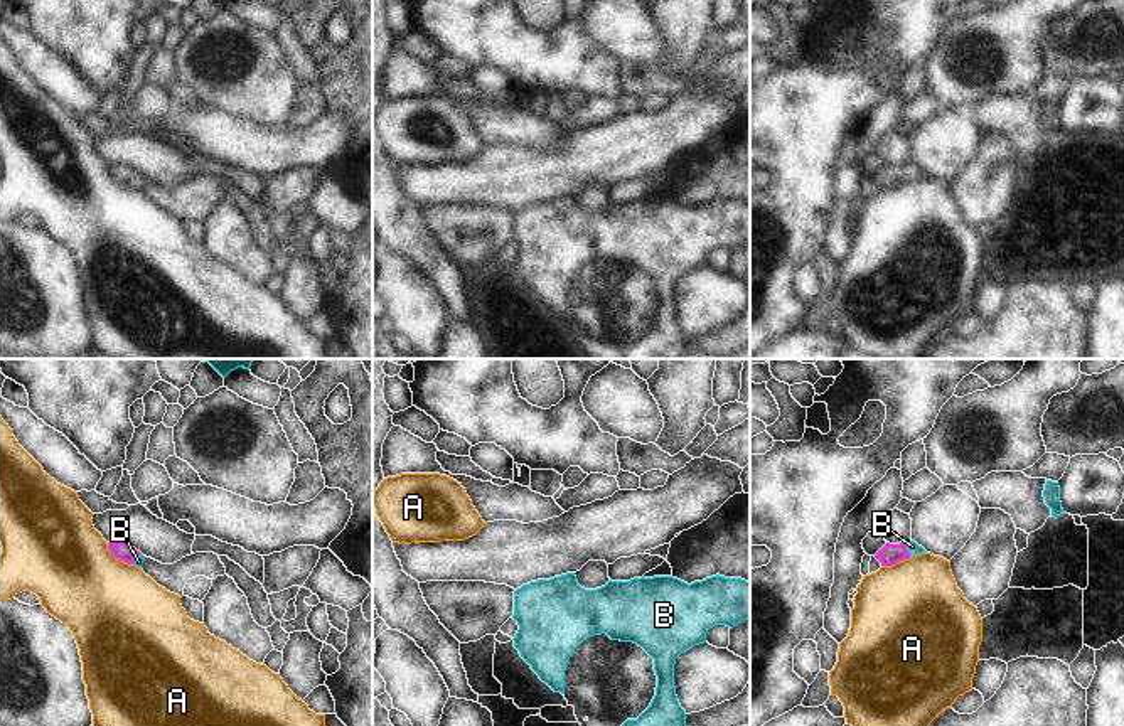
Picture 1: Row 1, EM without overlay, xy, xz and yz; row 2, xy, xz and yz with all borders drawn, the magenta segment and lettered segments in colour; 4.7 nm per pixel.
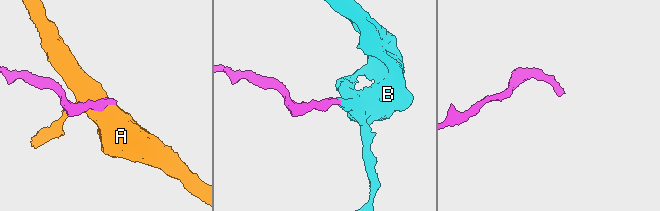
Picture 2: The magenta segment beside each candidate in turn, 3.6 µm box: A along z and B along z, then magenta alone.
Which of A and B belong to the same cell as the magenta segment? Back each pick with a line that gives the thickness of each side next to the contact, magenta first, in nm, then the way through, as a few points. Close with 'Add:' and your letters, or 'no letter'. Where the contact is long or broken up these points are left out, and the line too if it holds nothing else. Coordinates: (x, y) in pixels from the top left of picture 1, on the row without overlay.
B: calibres 100 and 60 nm; way yz (888, 177), (907, 174), (912, 169)
Add: B

